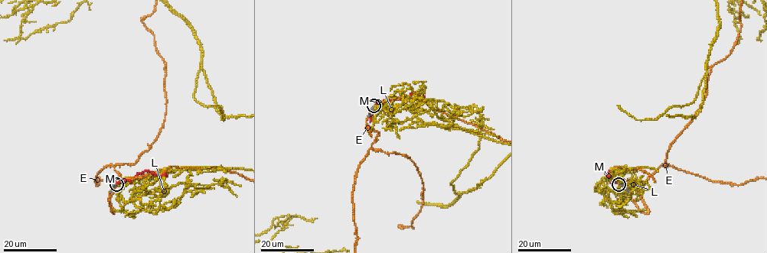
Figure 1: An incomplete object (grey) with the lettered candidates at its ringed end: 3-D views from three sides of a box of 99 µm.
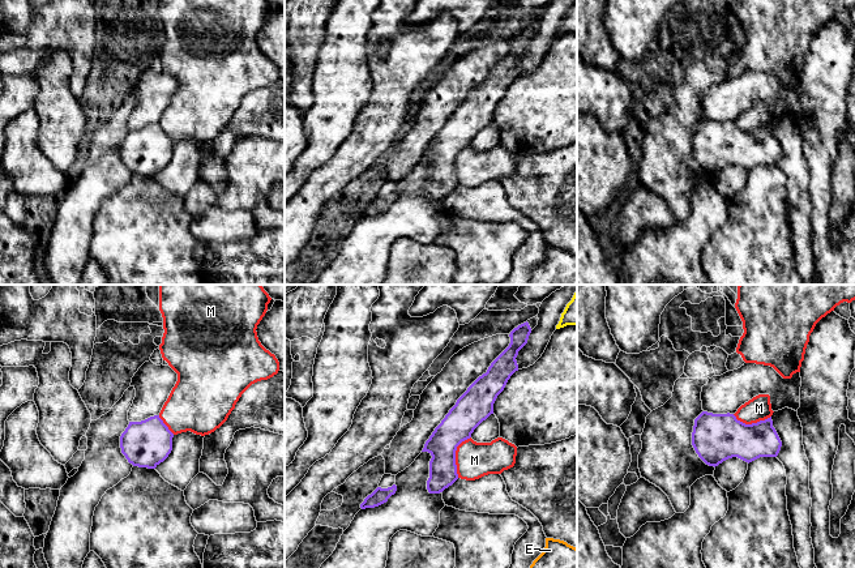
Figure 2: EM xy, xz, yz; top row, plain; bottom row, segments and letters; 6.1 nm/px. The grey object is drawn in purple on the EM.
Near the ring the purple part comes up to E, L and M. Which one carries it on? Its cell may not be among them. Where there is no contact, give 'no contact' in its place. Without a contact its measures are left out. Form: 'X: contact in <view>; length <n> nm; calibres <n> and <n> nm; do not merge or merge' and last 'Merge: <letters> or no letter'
E: no contact; do not merge
L: no contact; merge
M: contact in xz; length 260 nm; calibres 200 and 220 nm; do not merge
Merge: L

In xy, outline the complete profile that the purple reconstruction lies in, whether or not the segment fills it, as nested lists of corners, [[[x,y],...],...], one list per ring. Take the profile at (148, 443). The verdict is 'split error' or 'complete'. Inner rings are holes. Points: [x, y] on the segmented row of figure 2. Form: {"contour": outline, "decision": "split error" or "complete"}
{"contour": [[[159,415],[129,422],[120,436],[121,453],[133,466],[155,469],[171,453],[172,437]]], "decision": "complete"}

